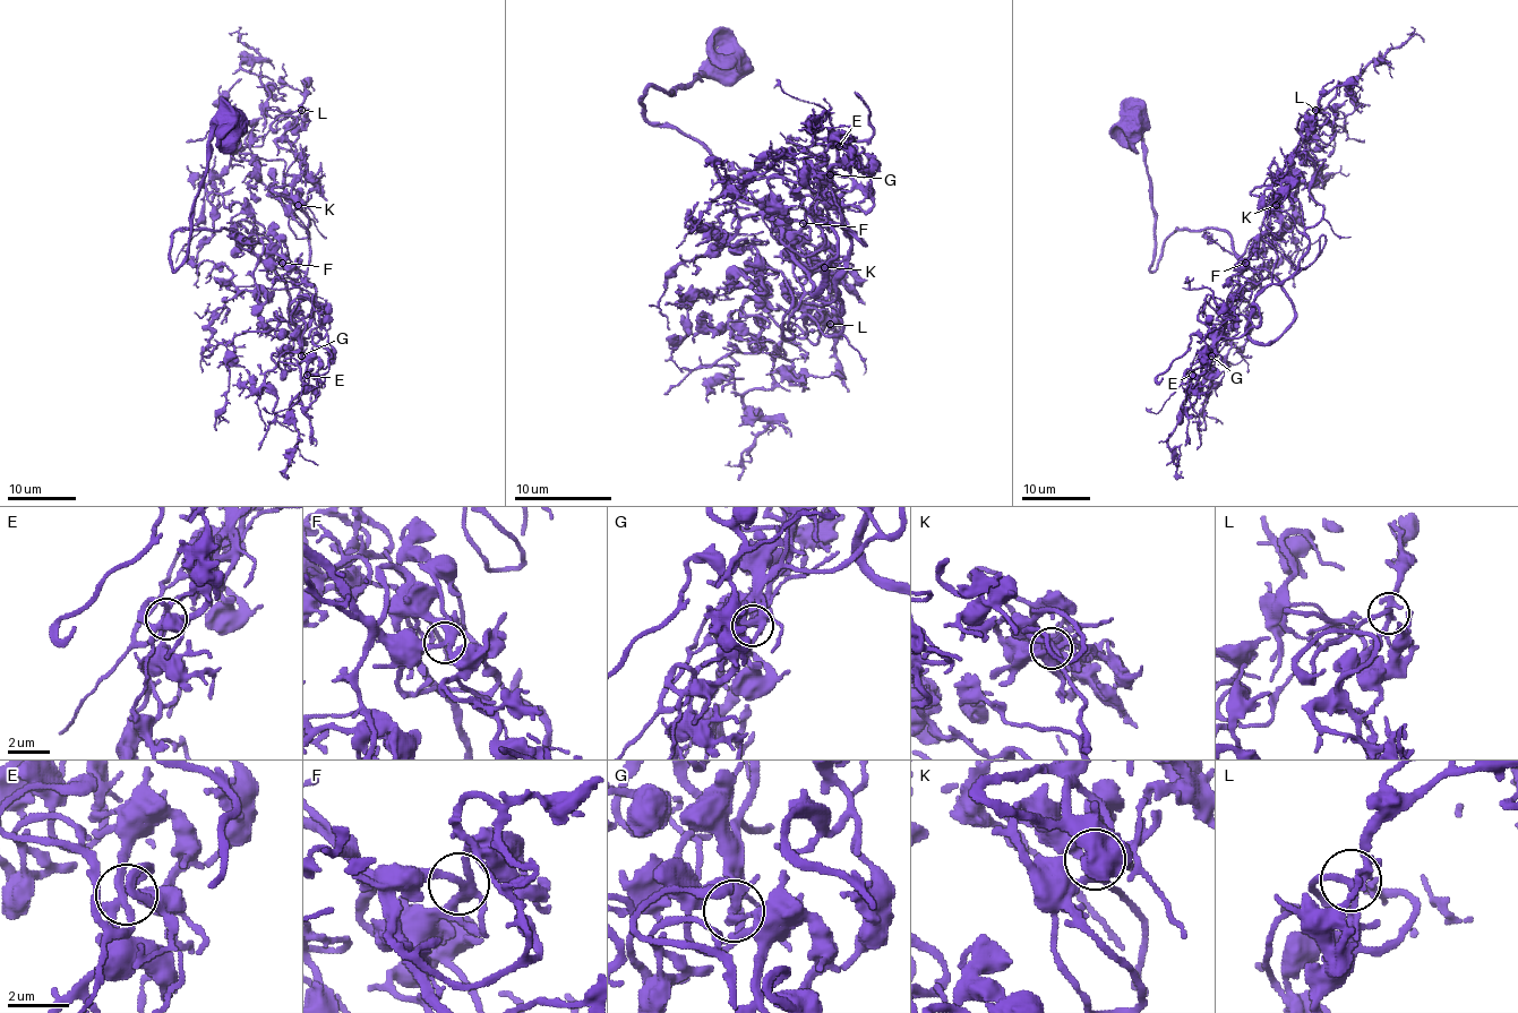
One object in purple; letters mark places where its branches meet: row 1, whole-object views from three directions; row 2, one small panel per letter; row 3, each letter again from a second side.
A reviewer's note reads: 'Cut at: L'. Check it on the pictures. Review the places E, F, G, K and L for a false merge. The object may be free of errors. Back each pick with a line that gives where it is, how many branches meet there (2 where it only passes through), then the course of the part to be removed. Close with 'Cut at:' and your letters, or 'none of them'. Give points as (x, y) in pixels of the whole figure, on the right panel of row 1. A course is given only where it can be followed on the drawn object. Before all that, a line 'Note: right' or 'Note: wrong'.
Note: wrong
Cut at: none of them

